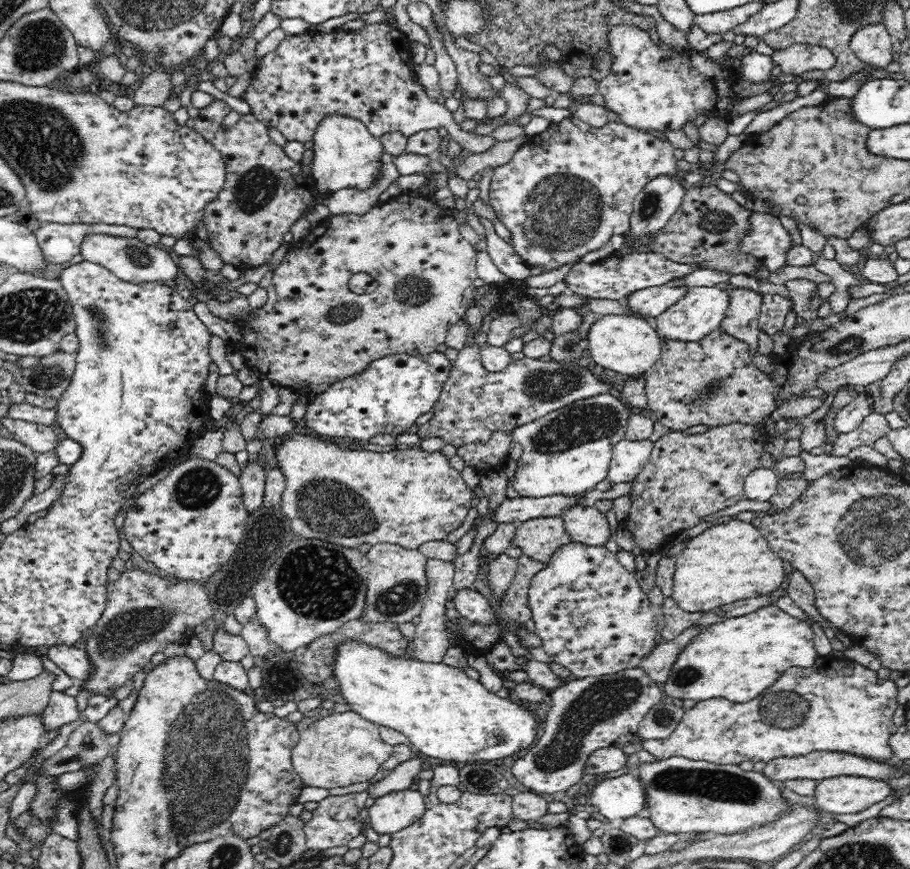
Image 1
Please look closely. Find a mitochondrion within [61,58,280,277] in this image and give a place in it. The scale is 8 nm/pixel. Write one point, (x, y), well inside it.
(138, 257)

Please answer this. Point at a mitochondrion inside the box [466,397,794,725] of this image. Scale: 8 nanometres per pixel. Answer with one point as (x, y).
(584, 423)

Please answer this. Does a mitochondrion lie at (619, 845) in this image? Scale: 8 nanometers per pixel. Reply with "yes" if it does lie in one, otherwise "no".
yes

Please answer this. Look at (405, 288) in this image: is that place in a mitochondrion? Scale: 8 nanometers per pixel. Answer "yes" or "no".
yes

